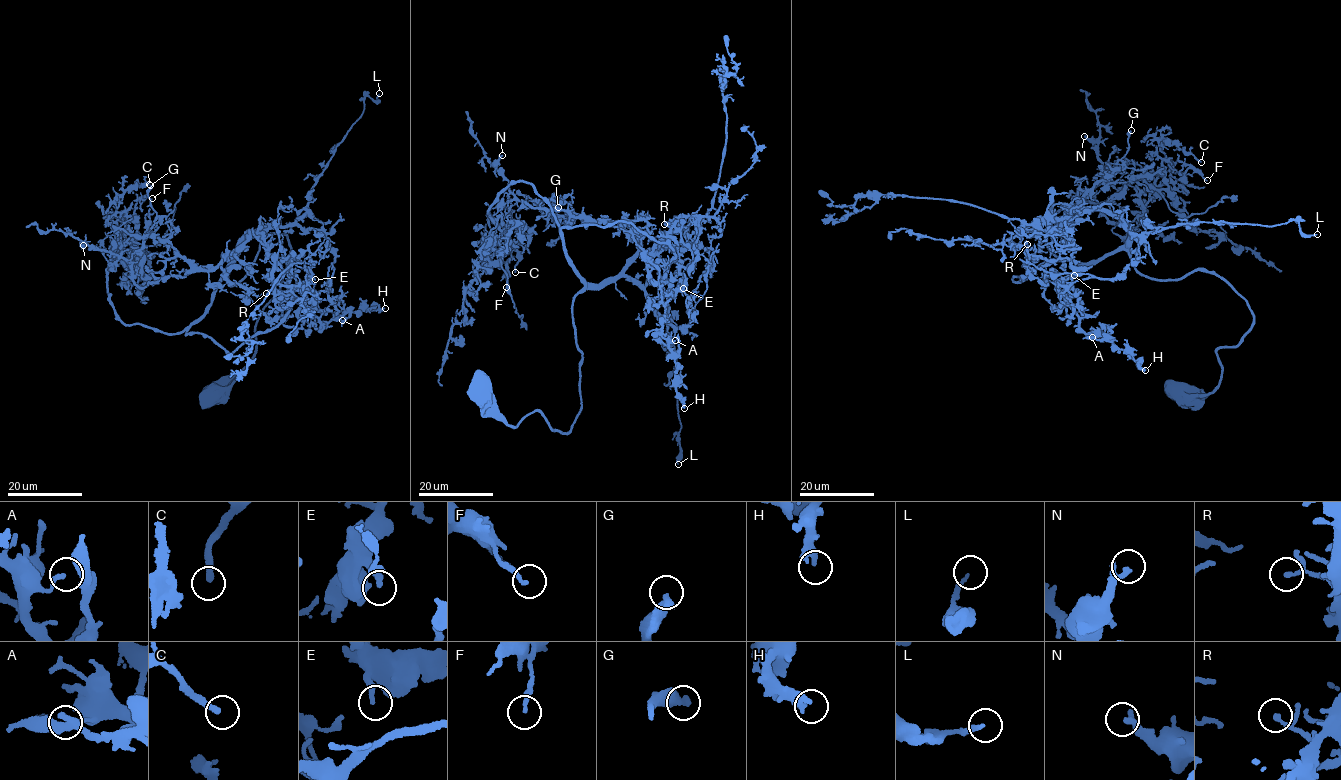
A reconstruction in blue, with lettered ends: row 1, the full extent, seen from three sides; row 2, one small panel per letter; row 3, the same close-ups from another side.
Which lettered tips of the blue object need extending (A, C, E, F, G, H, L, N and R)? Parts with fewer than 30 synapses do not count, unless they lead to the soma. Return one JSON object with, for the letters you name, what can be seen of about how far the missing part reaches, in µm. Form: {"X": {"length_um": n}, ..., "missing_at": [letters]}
{"missing_at": []}

